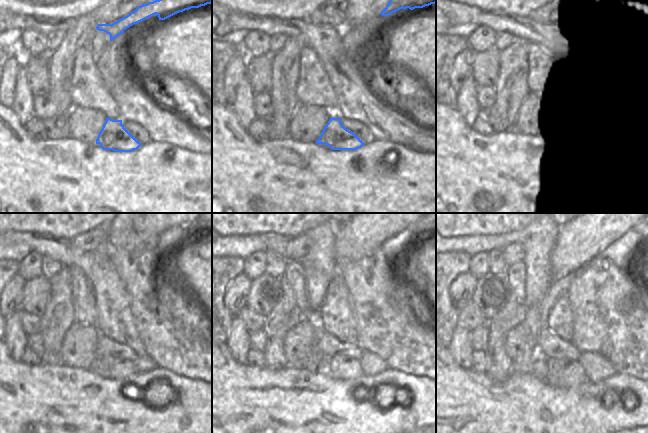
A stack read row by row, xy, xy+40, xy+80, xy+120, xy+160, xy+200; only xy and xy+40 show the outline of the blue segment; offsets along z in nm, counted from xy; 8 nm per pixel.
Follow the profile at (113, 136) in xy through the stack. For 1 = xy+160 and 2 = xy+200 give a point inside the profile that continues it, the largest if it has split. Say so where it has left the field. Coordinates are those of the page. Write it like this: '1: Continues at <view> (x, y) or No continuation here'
1: Continues at xy+160 (321, 361)
2: Continues at xy+200 (557, 363)

